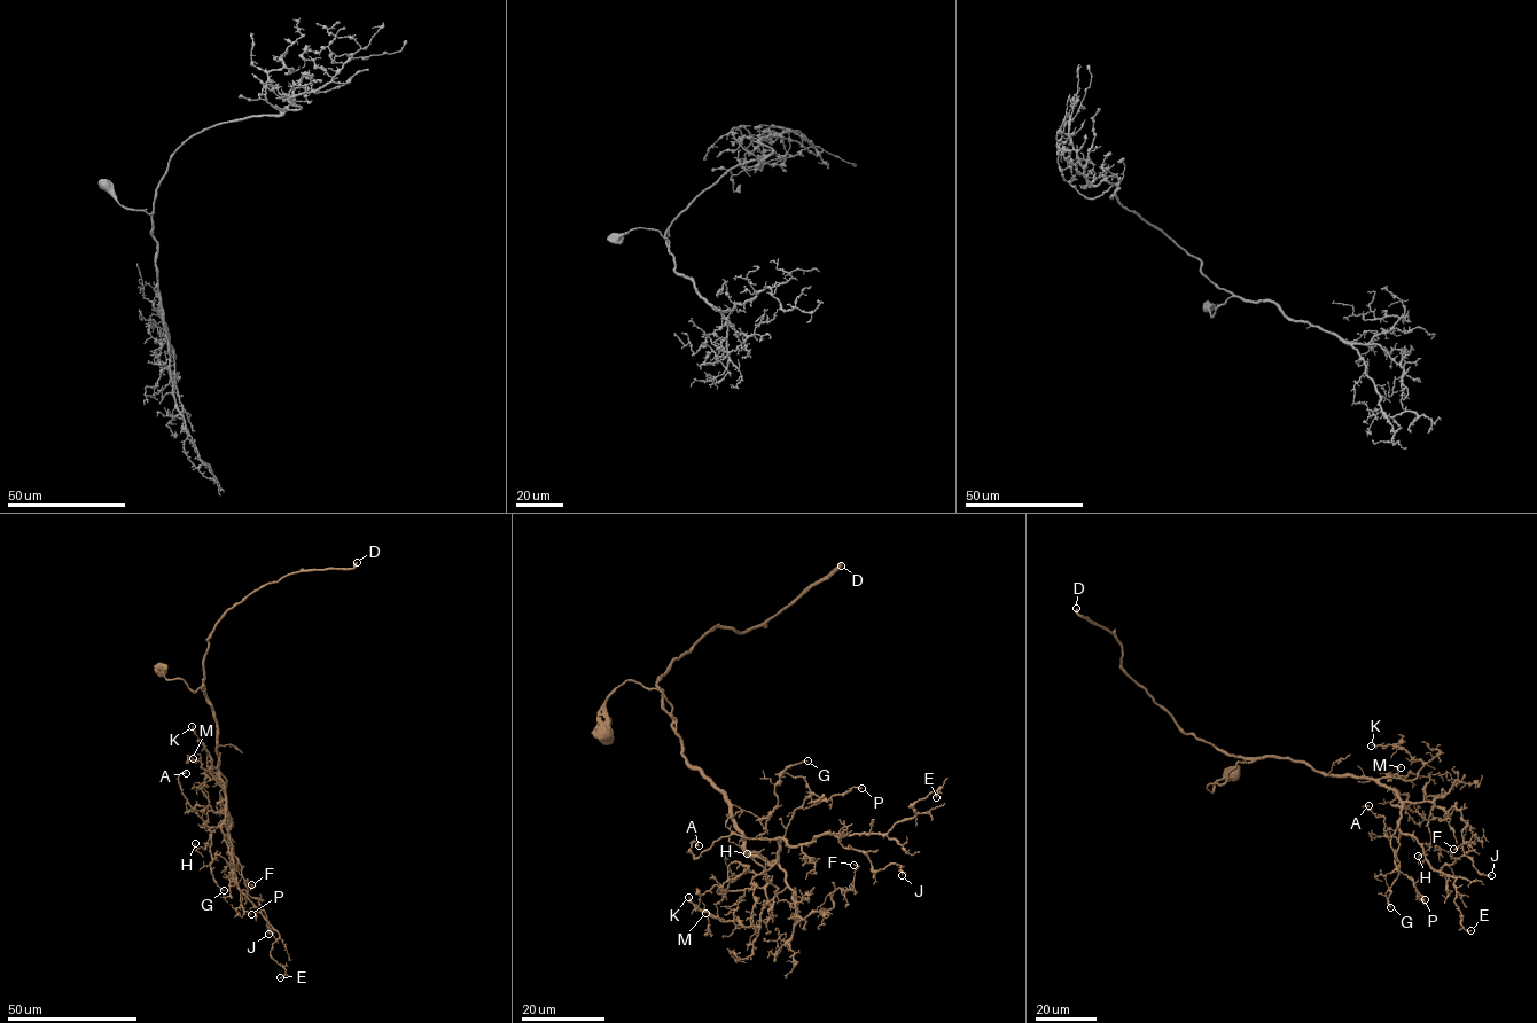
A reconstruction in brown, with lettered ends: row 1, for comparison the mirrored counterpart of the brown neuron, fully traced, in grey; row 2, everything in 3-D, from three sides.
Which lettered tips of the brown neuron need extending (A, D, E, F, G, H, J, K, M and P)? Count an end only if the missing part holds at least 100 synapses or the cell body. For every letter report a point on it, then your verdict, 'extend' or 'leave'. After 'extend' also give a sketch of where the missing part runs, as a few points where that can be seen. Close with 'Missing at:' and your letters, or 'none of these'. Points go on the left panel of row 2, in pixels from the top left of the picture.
A: place (186, 773); leave
D: place (357, 562); extend
E: place (280, 977); leave
F: place (251, 884); leave
G: place (224, 890); leave
H: place (195, 843); leave
J: place (268, 934); leave
K: place (192, 726); leave
M: place (193, 758); leave
P: place (251, 914); leave
Missing at: D

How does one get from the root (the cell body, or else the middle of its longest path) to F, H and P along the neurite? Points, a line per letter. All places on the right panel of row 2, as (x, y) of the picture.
F: (1232, 773), (1207, 788), (1238, 762), (1276, 755), (1371, 780), (1403, 801), (1454, 806), (1469, 841), (1453, 849)
H: (1232, 773), (1207, 788), (1238, 762), (1276, 755), (1371, 780), (1403, 801), (1437, 798), (1429, 848), (1418, 856)
P: (1232, 773), (1207, 788), (1238, 762), (1276, 755), (1393, 790), (1401, 804), (1394, 864), (1425, 899)

